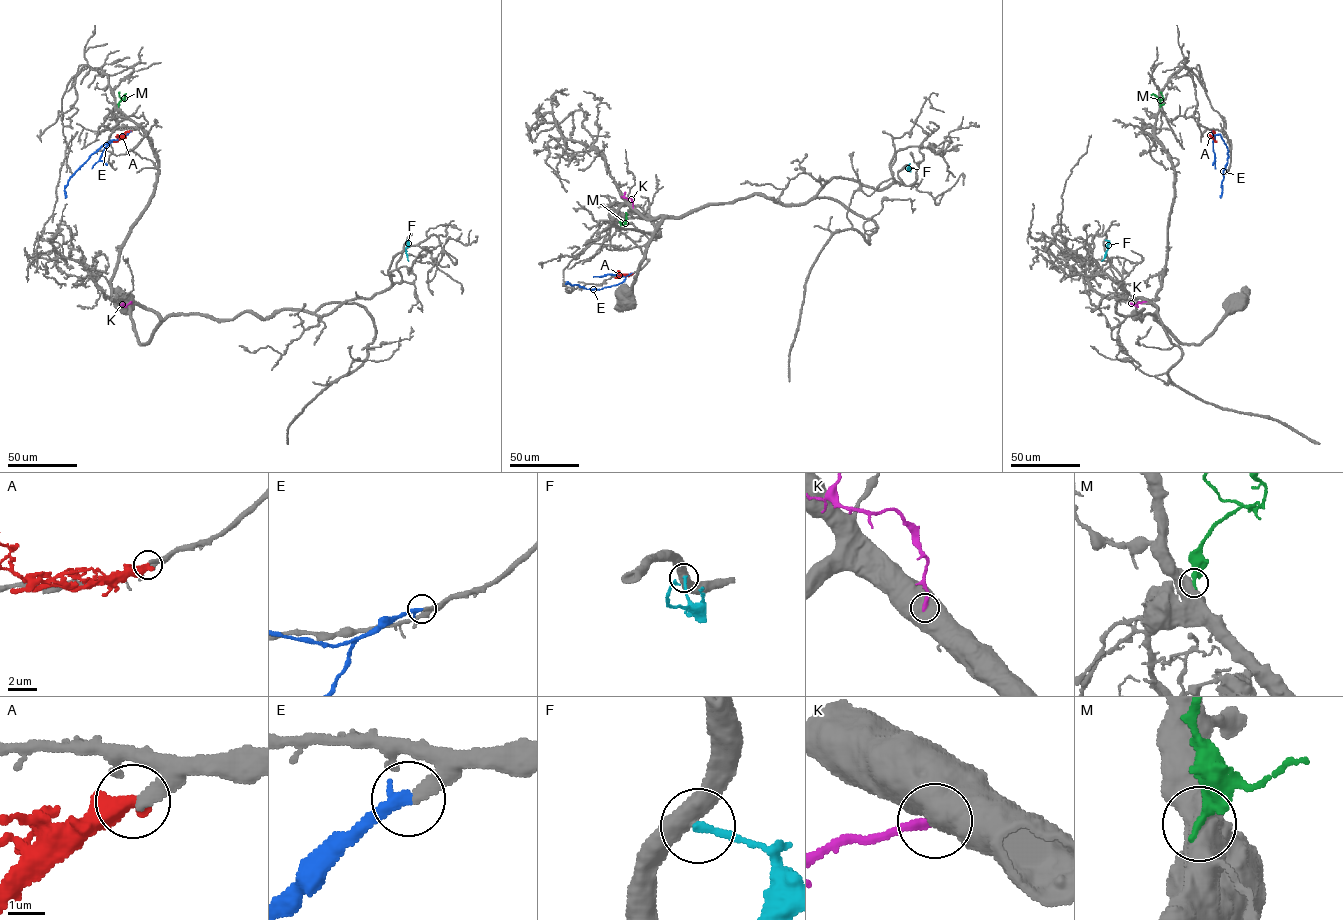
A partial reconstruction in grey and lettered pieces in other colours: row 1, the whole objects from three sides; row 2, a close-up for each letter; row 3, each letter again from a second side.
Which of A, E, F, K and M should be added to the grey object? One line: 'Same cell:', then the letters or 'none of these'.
Same cell: E

